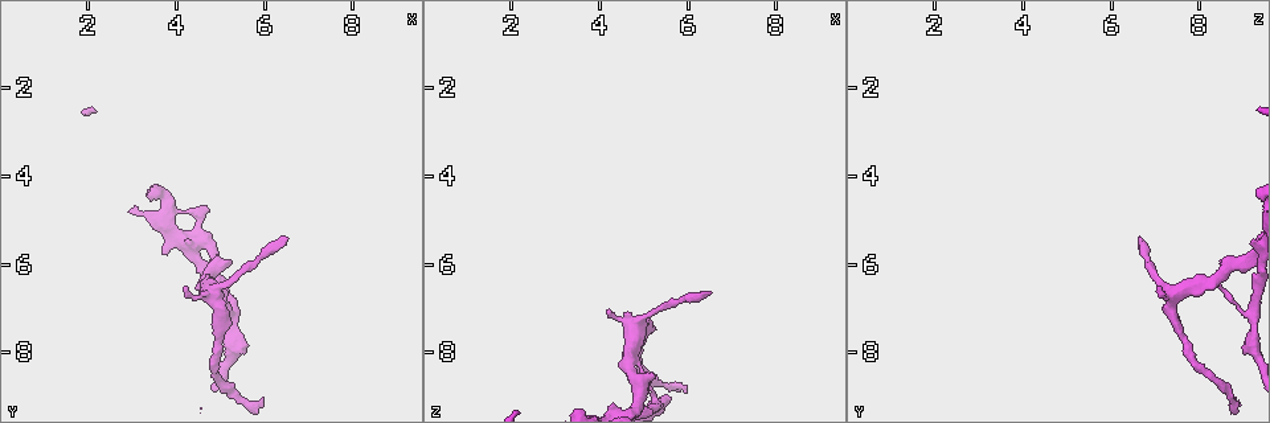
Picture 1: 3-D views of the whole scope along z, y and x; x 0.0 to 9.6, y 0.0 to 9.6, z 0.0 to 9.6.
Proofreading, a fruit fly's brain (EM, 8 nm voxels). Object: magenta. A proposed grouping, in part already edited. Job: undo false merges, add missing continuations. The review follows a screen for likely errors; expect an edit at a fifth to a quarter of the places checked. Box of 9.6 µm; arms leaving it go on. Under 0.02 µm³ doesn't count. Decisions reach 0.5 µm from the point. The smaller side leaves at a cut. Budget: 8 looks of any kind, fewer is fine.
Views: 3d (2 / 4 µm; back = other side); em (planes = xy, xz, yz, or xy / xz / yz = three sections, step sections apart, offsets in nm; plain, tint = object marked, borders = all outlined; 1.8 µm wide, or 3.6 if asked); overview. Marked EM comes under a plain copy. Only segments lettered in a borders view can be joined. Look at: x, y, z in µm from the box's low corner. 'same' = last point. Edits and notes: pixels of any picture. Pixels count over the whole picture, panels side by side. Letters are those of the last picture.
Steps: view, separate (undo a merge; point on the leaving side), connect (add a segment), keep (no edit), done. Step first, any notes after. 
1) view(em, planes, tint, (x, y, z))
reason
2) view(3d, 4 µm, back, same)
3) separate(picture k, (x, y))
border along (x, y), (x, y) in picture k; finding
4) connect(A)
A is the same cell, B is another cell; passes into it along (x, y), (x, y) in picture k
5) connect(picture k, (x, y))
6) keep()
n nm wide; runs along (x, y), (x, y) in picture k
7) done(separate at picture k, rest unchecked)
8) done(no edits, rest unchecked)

view(em, 3.6 µm, planes, tint, (6.60, 5.40, 6.65))
an open end

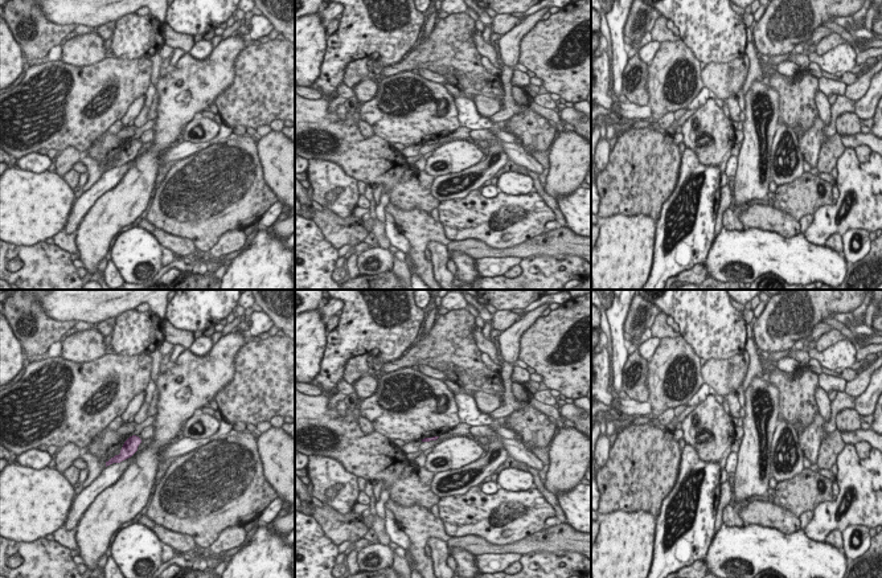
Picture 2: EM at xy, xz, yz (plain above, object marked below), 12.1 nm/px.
view(em, 3.6 µm, planes, borders, same)
see the neighbours

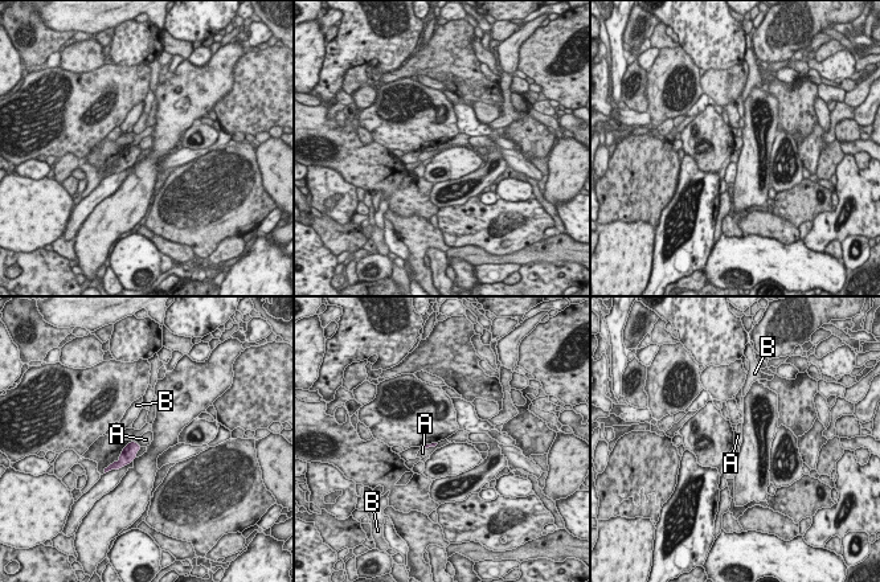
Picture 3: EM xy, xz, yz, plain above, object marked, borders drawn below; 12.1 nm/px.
keep()
A and B are other cells; border along (438, 443), (421, 449) in picture 3; no lettered segment goes on from it

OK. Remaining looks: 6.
view(3d, 4 µm, back, (4.20, 6.50, 7.05))
branch stops here

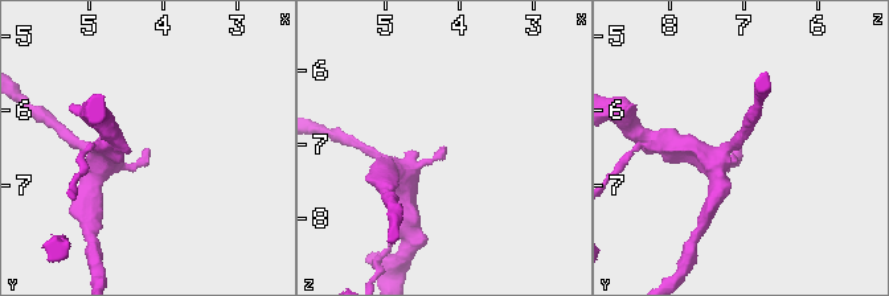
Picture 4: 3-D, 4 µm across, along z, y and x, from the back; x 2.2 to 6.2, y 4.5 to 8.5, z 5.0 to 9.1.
view(em, planes, borders, (4.20, 6.50, 7.05))

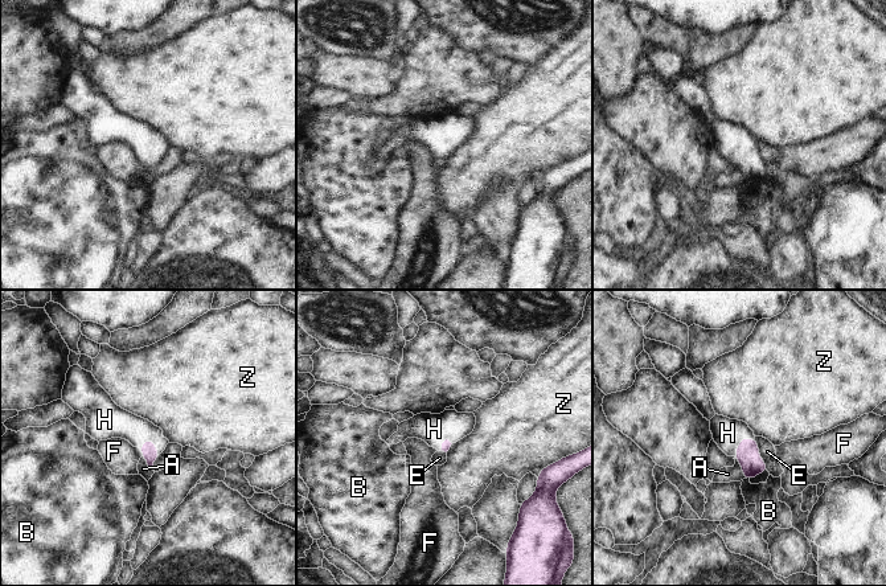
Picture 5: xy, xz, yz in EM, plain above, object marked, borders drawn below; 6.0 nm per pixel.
connect(H)
H is the same cell, A, B, E, F and Z are other cells; passes into it along (747, 453), (739, 442), (727, 433) in picture 5; it goes on there

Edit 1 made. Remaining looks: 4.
view(3d, 2 µm, (6.00, 9.05, 8.80))
end of a long branch

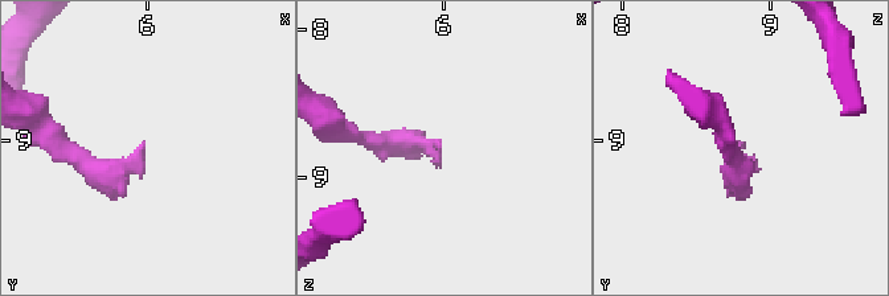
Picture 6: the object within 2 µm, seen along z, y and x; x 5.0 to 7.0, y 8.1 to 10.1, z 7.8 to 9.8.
view(em, planes, borders, (5.98, 9.02, 8.76))

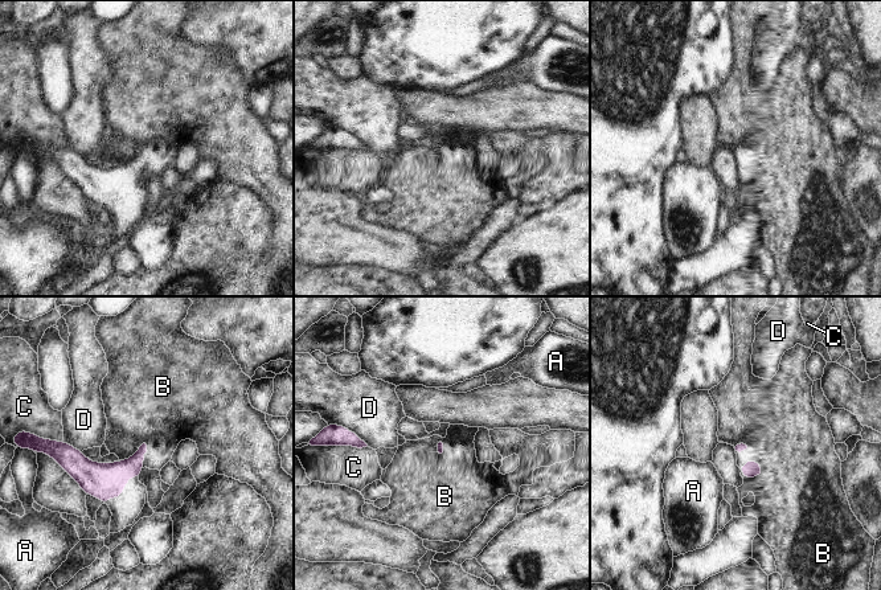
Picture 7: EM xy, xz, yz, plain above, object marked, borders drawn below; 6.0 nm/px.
keep()
A, B, C and D are other cells; border along (740, 466), (755, 461), (763, 474) in picture 7; no lettered segment goes on from it

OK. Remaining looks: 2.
done(connect at picture 5, rest unchecked)

